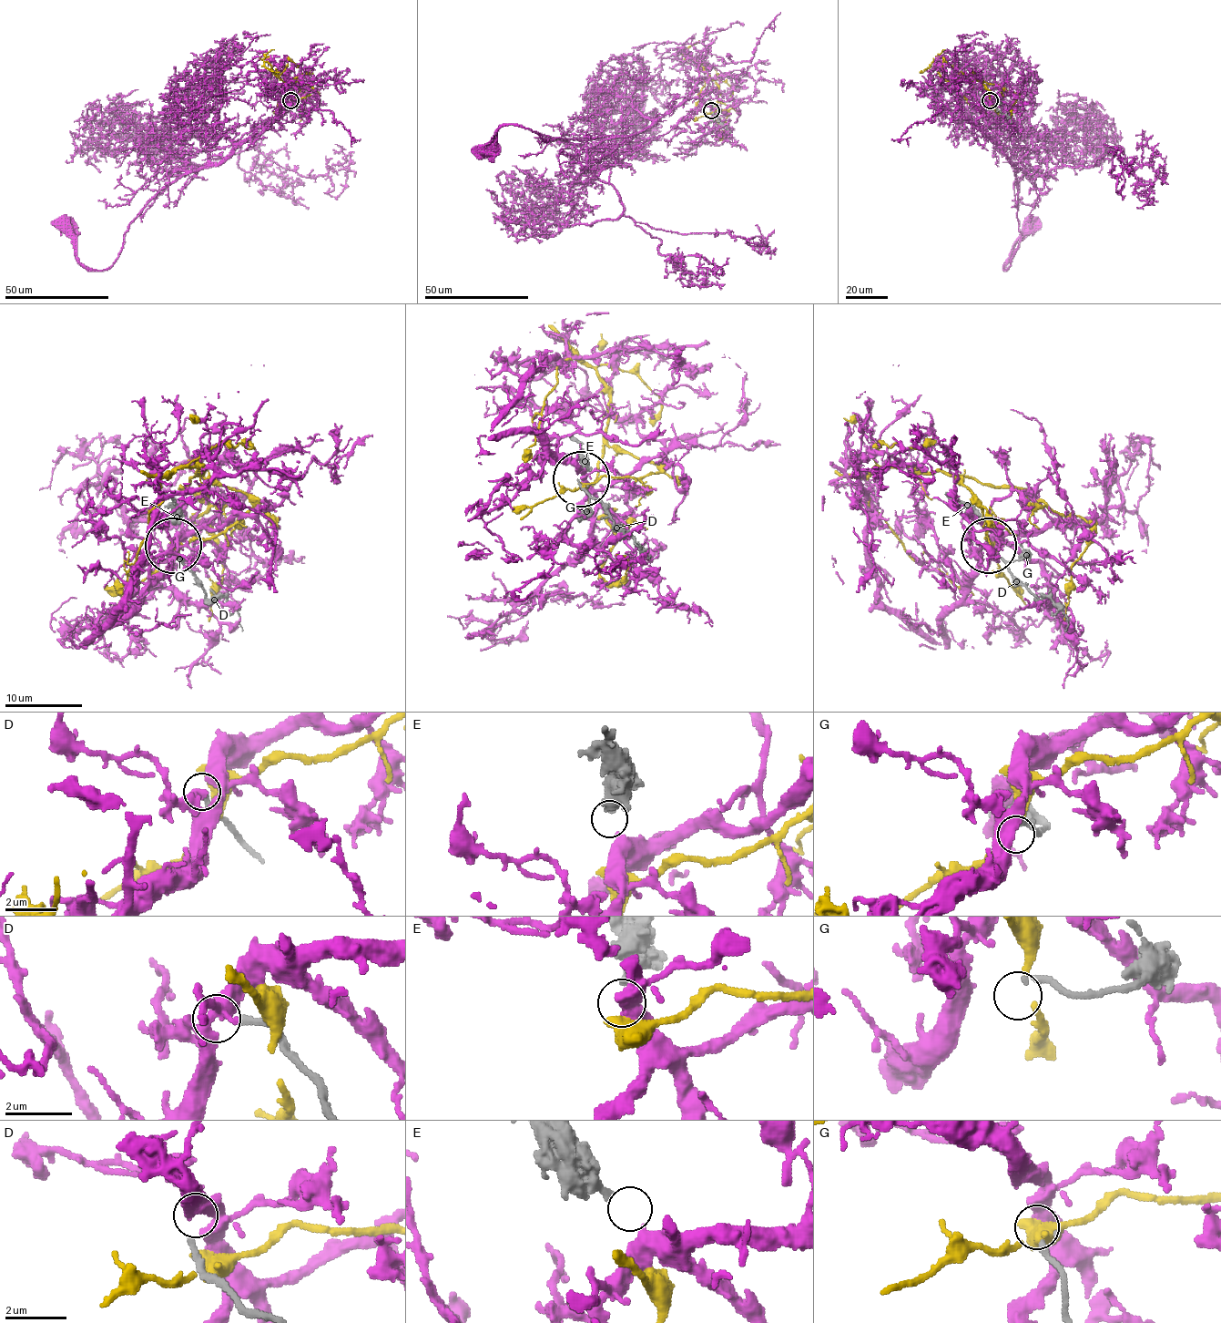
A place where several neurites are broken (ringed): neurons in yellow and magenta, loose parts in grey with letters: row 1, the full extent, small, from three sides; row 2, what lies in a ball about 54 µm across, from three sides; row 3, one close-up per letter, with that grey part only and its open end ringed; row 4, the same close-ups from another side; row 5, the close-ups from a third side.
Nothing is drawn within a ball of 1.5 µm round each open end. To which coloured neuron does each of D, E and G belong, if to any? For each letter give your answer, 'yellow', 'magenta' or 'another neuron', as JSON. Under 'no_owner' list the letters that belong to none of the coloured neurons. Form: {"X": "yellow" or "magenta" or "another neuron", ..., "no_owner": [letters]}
{"D": "another neuron", "E": "magenta", "G": "another neuron", "no_owner": ["D", "G"]}

